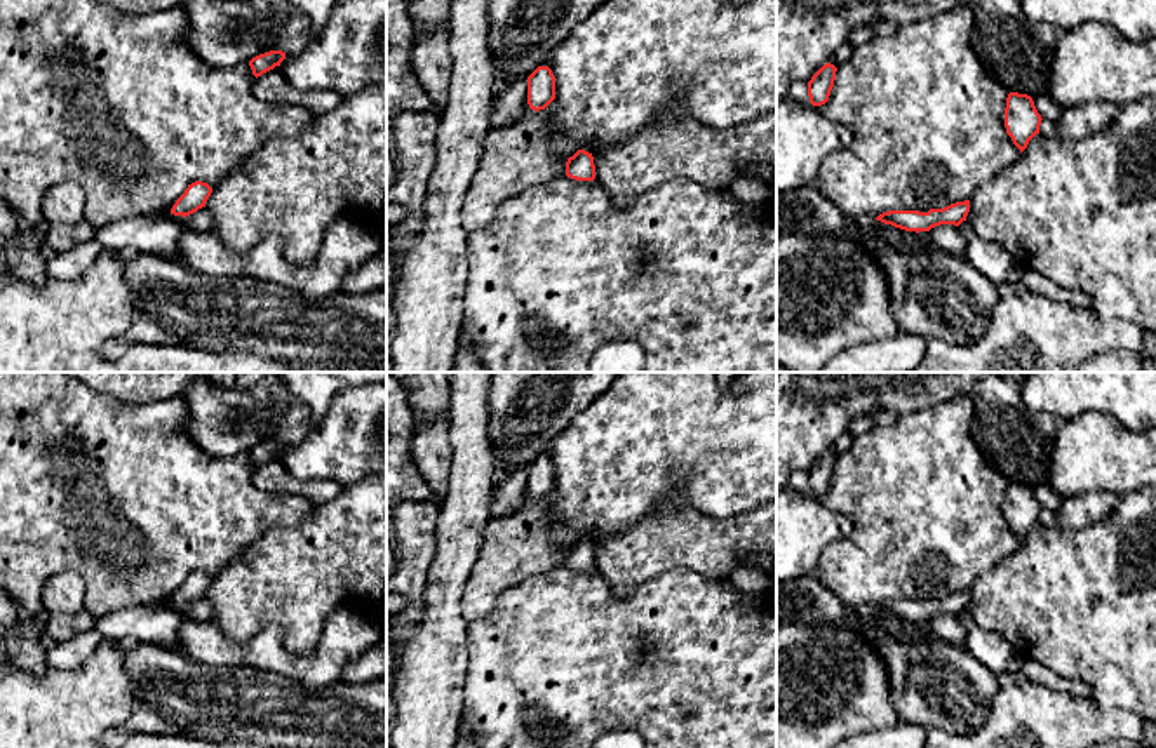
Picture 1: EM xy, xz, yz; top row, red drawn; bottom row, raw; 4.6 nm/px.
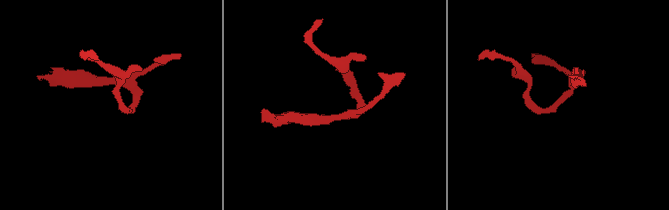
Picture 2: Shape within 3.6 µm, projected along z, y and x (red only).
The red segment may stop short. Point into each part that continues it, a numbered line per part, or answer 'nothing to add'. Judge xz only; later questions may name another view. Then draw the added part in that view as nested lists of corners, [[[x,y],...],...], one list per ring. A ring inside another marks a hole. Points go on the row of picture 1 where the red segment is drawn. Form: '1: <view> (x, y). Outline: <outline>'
nothing to add

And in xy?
nothing to add

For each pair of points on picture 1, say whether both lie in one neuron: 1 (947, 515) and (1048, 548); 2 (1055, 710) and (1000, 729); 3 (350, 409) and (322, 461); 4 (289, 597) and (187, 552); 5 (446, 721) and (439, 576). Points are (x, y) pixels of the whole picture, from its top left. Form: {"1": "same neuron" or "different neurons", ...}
{"1": "different neurons", "2": "same neuron", "3": "same neuron", "4": "different neurons", "5": "same neuron"}

